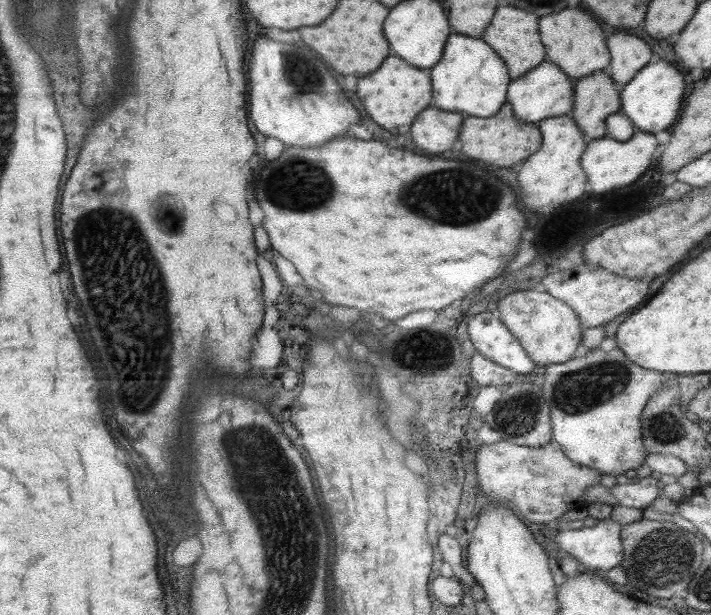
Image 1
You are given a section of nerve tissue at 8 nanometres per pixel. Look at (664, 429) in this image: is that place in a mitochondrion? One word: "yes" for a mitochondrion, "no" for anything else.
yes

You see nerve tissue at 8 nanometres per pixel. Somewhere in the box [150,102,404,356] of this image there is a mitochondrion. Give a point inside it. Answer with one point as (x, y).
(282, 187)

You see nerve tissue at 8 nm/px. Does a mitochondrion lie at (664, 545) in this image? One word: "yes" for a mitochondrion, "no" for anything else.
yes

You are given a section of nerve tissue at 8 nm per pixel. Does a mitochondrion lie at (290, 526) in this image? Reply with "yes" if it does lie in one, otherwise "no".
yes

